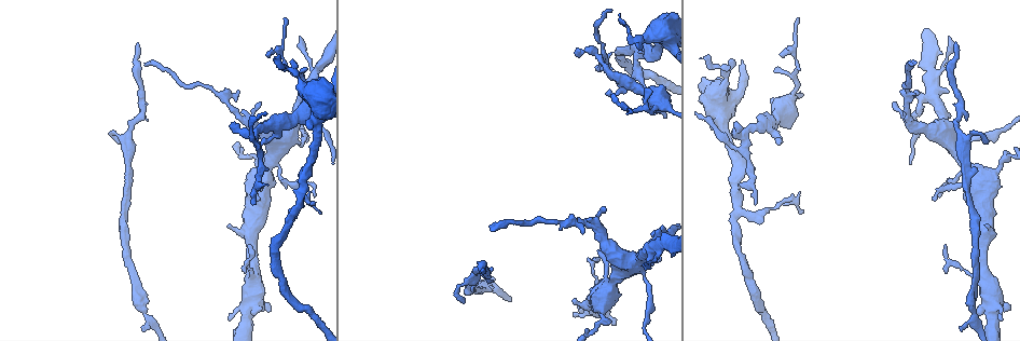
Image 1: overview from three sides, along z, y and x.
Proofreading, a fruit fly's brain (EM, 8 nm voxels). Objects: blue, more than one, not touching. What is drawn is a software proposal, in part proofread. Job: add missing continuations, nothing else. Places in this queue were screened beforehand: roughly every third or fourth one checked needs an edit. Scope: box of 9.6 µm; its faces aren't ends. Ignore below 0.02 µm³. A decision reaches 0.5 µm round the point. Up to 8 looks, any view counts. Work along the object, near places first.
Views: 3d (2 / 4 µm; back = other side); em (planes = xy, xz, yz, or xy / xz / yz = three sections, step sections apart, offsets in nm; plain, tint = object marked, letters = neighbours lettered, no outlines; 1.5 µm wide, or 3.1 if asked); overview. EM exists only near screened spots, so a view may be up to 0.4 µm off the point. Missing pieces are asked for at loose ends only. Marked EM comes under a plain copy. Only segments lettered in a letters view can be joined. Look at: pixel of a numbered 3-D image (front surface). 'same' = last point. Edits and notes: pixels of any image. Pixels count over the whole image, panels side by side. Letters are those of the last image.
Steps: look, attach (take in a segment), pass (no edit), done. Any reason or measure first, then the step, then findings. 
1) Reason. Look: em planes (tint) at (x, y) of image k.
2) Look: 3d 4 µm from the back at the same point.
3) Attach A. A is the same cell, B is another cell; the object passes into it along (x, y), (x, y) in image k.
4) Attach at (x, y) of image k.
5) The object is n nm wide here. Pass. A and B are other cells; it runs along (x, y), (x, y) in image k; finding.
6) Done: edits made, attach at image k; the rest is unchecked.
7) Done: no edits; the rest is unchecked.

Tapers out. Look: 3d 4 µm at (314, 195) of image 1.

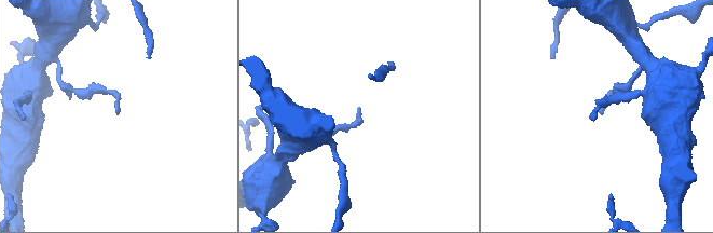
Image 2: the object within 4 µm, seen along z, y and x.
Need the tissue. Look: em xy step 8 (tint) at (600, 113) of image 2.

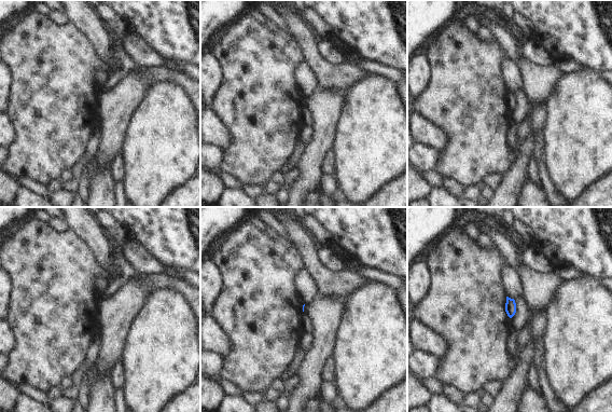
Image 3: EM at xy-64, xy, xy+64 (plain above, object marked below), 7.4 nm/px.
Look: em planes (letters) at the same point.

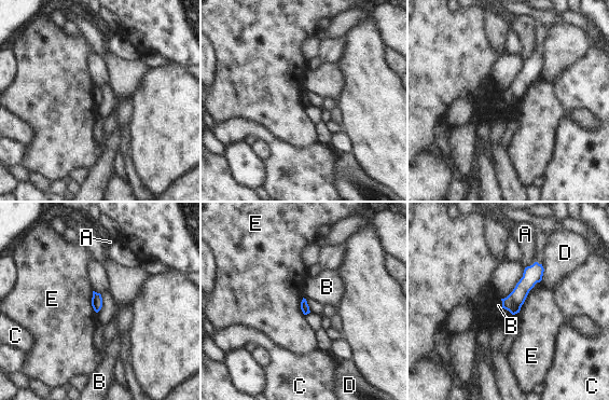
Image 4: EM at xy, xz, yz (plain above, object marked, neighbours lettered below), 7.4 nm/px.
Pass. A, B, C, D and E are other cells; none of them fits.

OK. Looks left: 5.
Look: 3d 2 µm at (137, 43) of image 1.

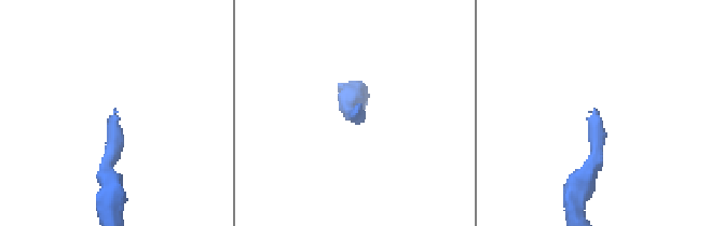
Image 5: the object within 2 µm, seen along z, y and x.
Look: em planes (letters) at (116, 110) of image 5.

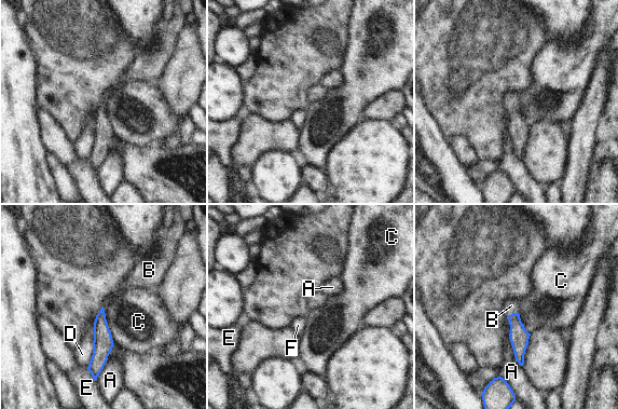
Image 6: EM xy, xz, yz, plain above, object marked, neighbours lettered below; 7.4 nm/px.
Attach at (511, 305) of image 6. B is the same cell, A, C, D, E and F are other cells; the object passes into it along (519, 337), (512, 313), (511, 305) in image 6; it goes on there.

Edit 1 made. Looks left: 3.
Redraw. Look: overview.

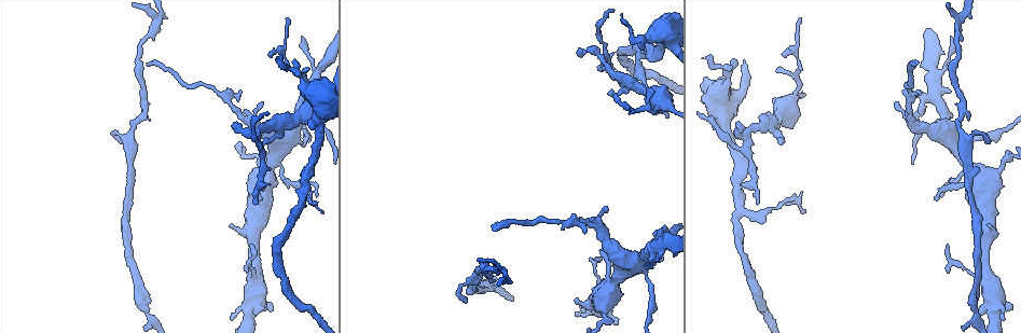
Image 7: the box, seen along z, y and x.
Free end. Look: 3d 4 µm at (640, 47) of image 7.

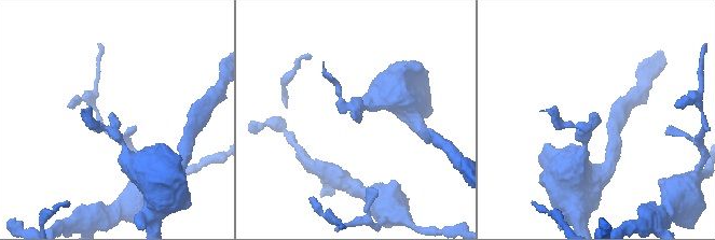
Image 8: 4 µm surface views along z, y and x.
Need the tissue. Look: em planes (letters) at (114, 118) of image 8.

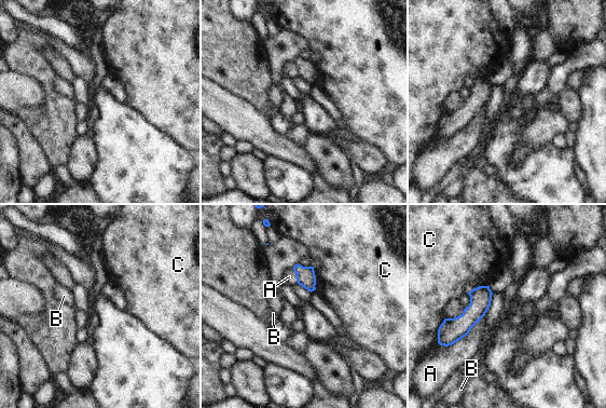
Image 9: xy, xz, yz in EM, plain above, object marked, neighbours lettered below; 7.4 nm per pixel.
The object is 140 nm wide here; the longest contact is with A, 420 nm. Pass. A, B and C are other cells; no lettered segment goes on from it.

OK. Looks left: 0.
Done: edits made, attach at image 6; the rest is unchecked.

